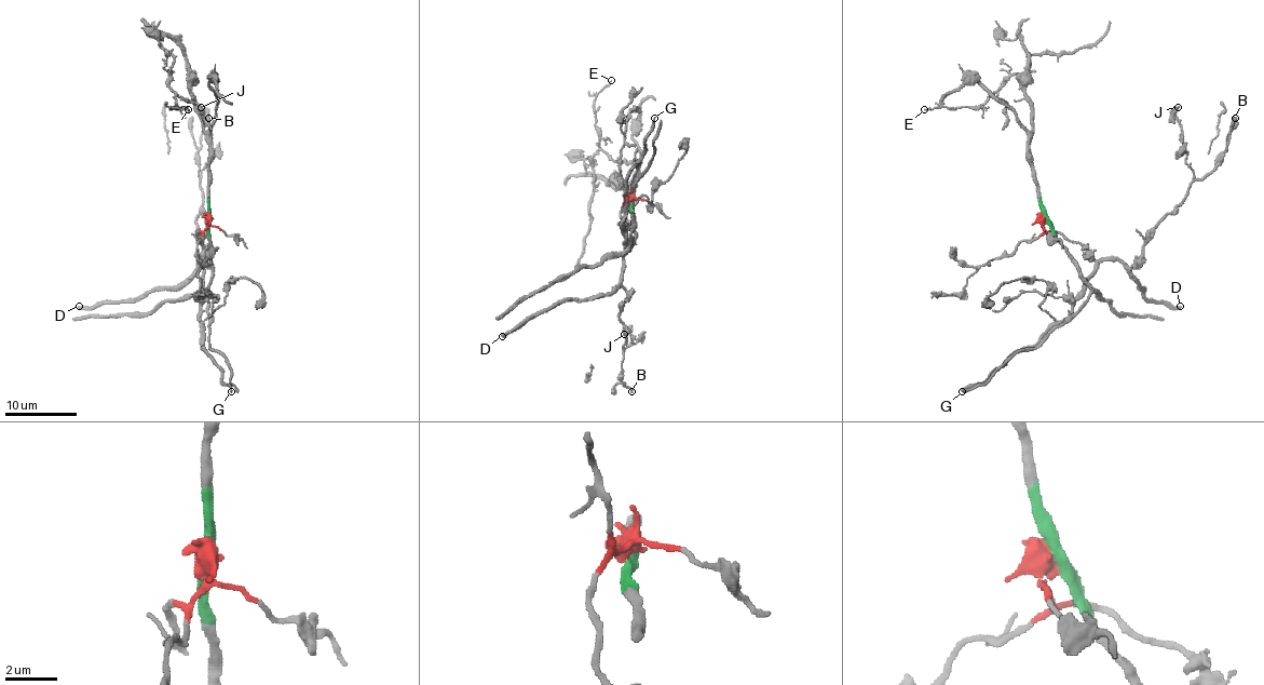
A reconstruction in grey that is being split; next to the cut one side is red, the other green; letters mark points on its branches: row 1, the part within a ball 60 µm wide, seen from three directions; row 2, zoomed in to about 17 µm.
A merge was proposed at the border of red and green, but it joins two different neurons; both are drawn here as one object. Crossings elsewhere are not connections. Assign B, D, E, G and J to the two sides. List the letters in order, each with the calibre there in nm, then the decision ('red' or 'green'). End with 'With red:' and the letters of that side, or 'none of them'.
B: 240 nm | red
D: 400 nm | red
E: 110 nm | green
G: 300 nm | red
J: 340 nm | red
With red: B, D, G, J

